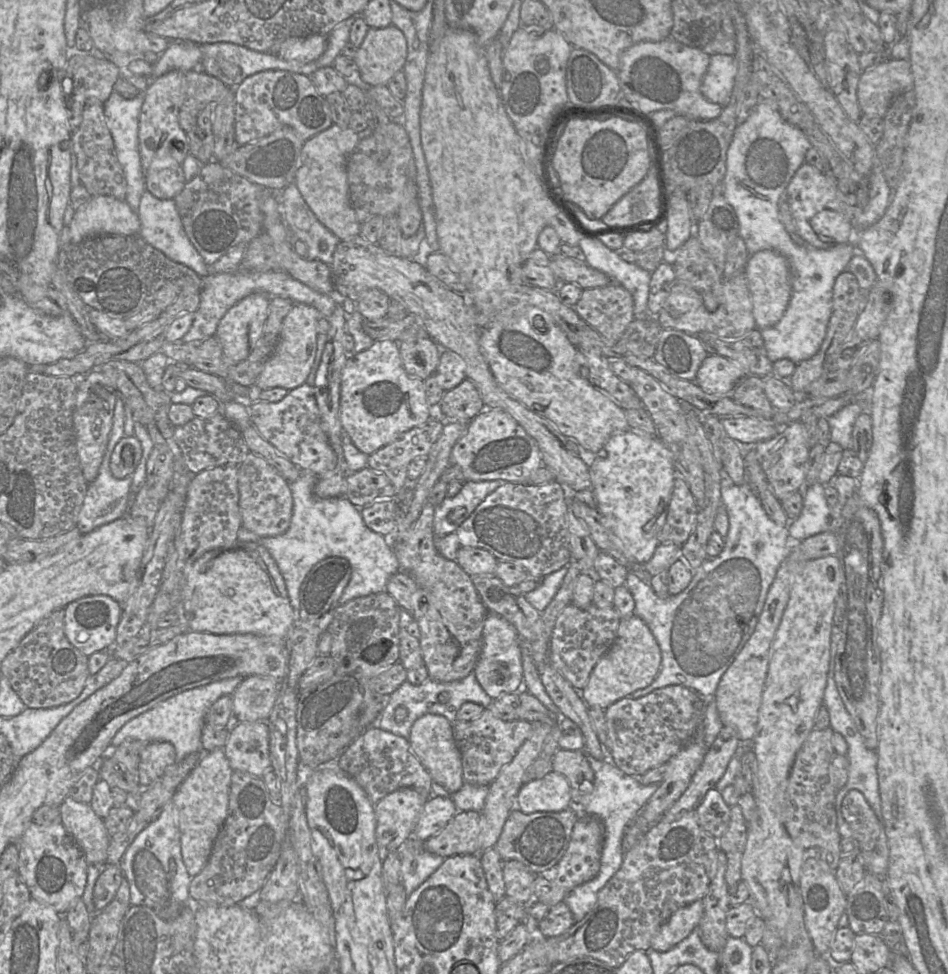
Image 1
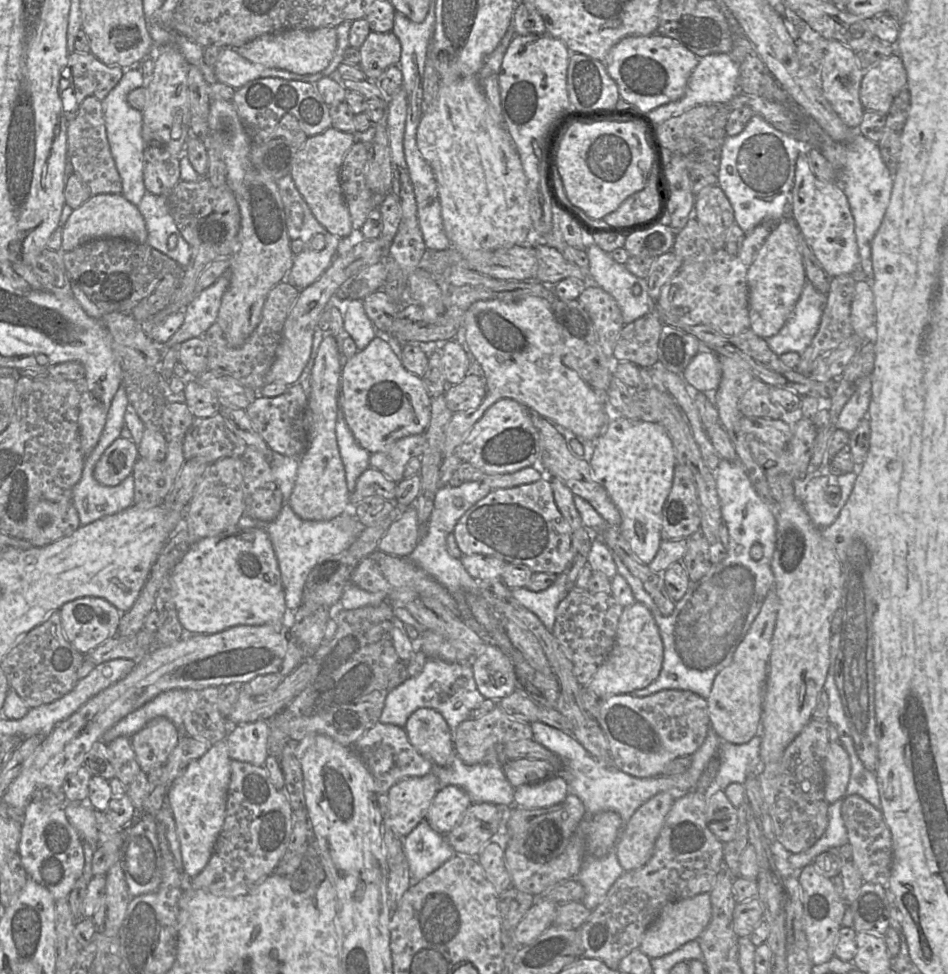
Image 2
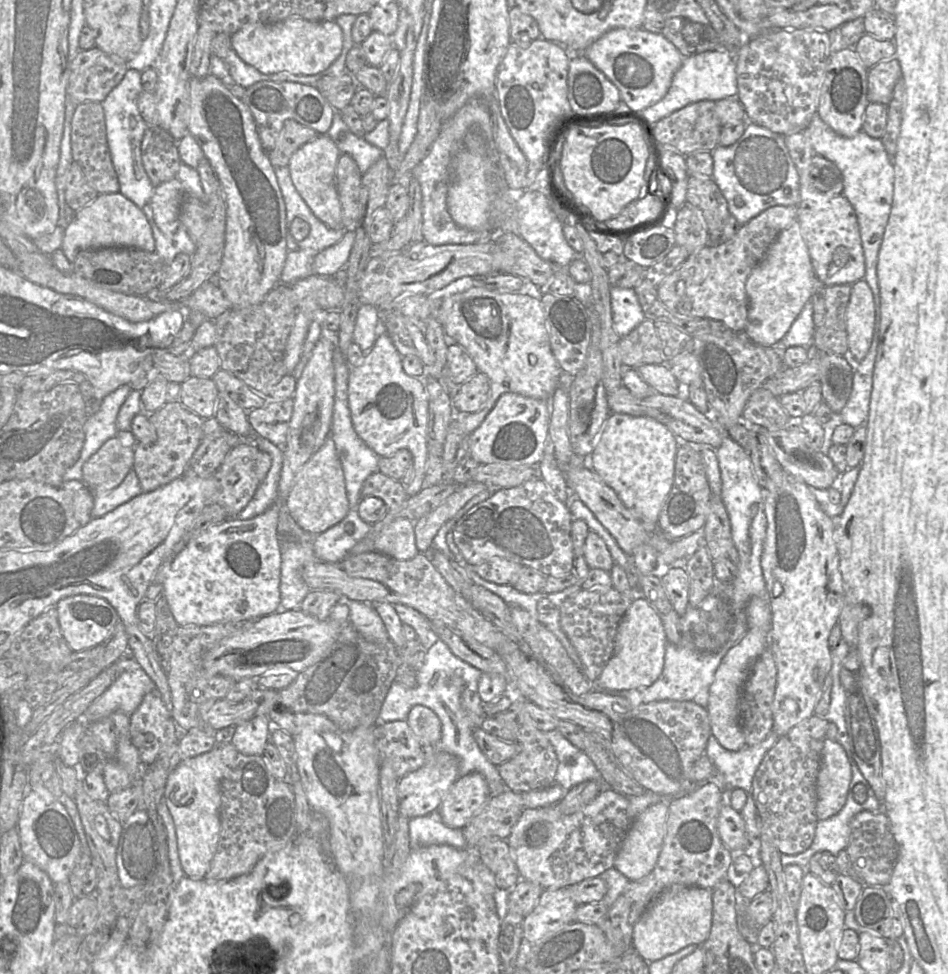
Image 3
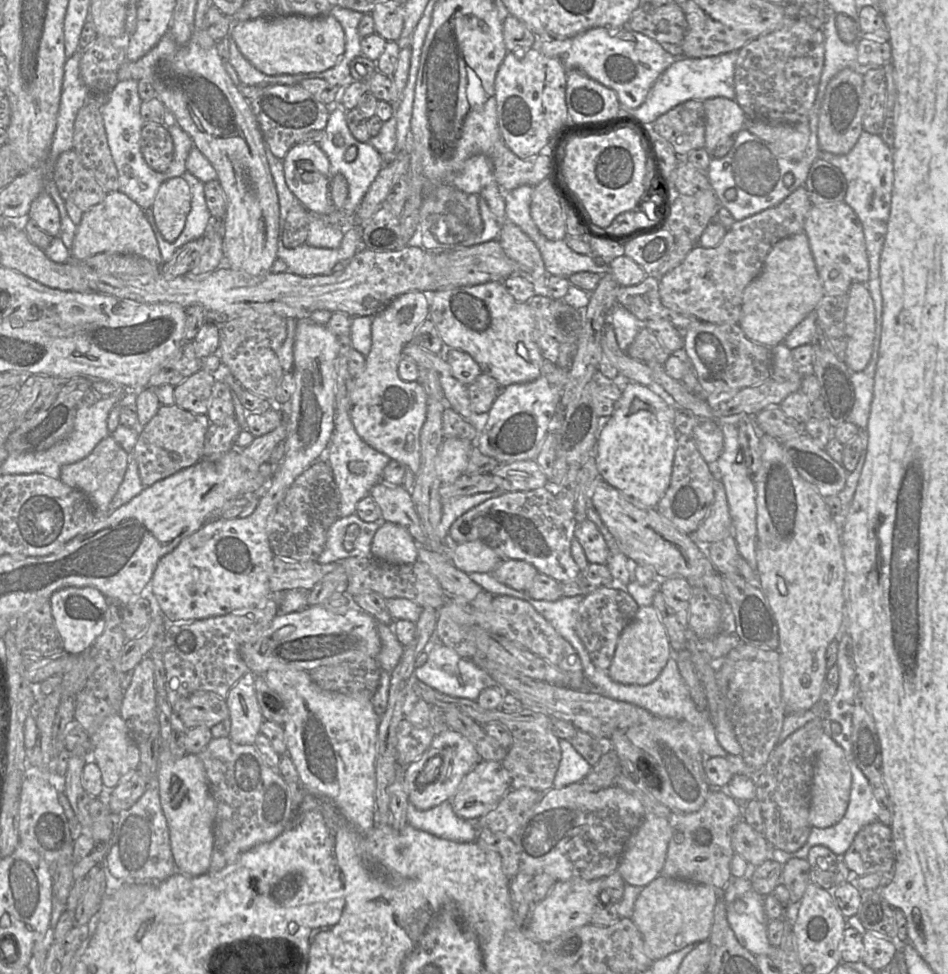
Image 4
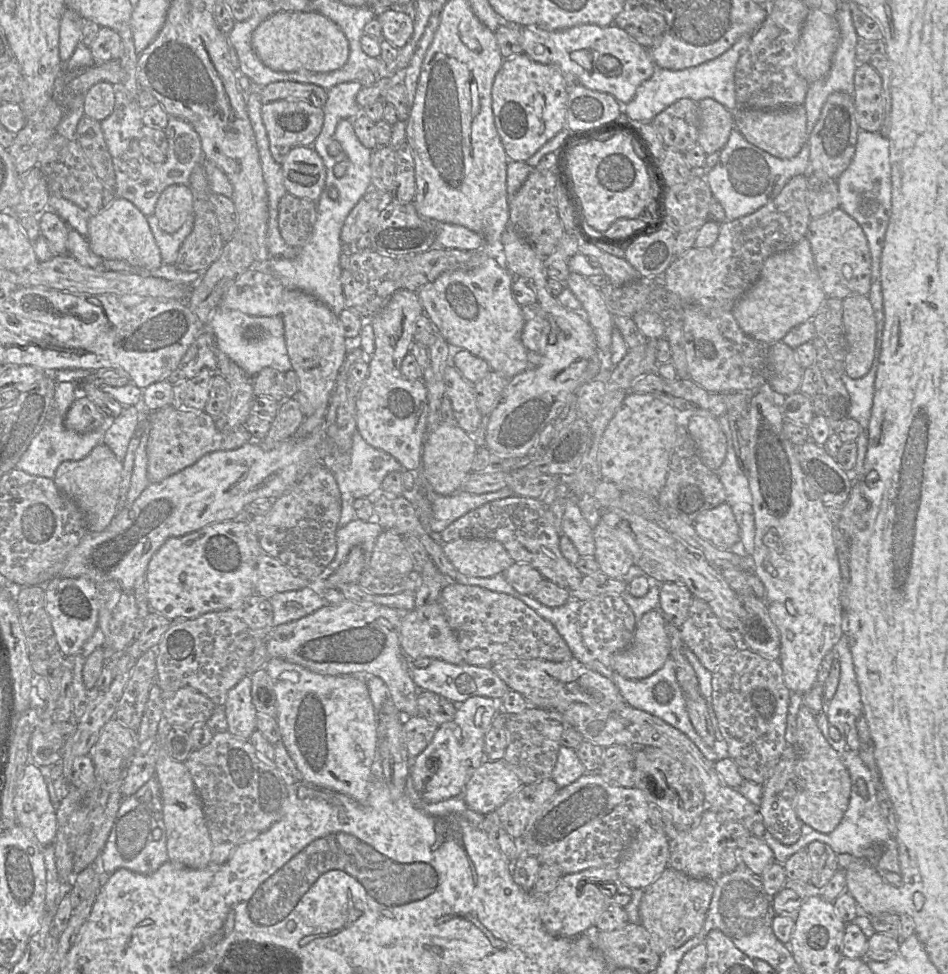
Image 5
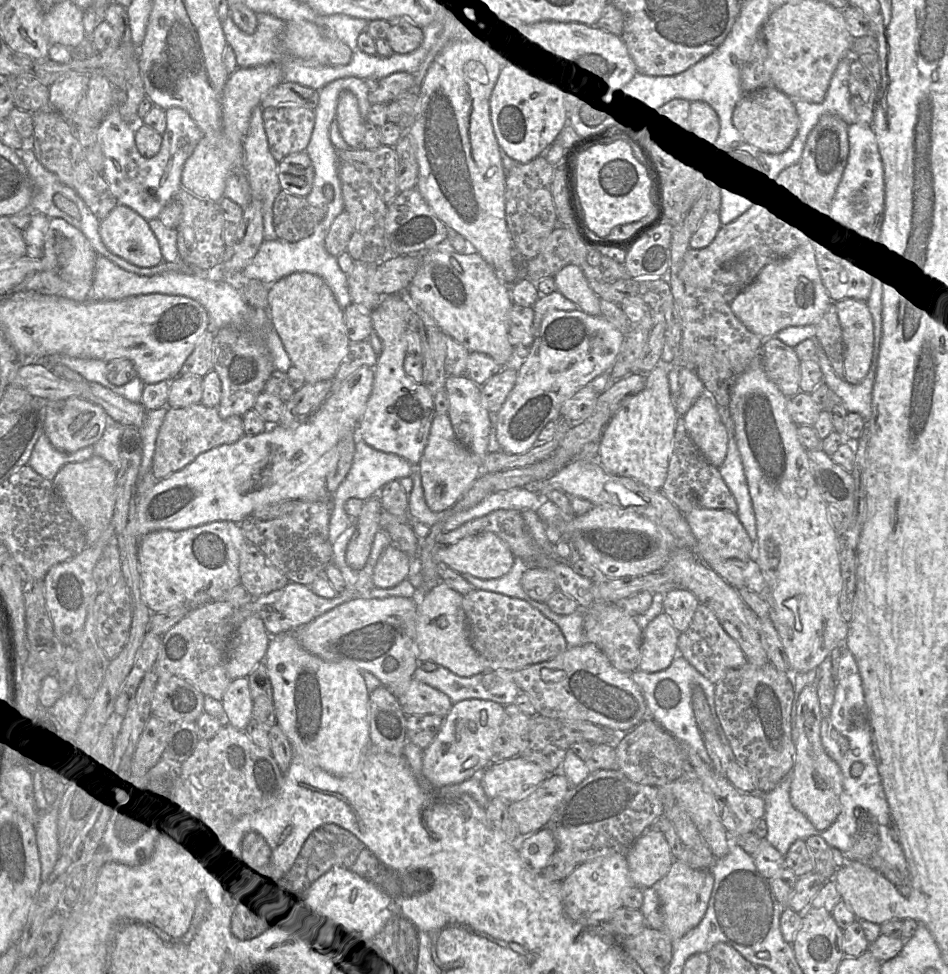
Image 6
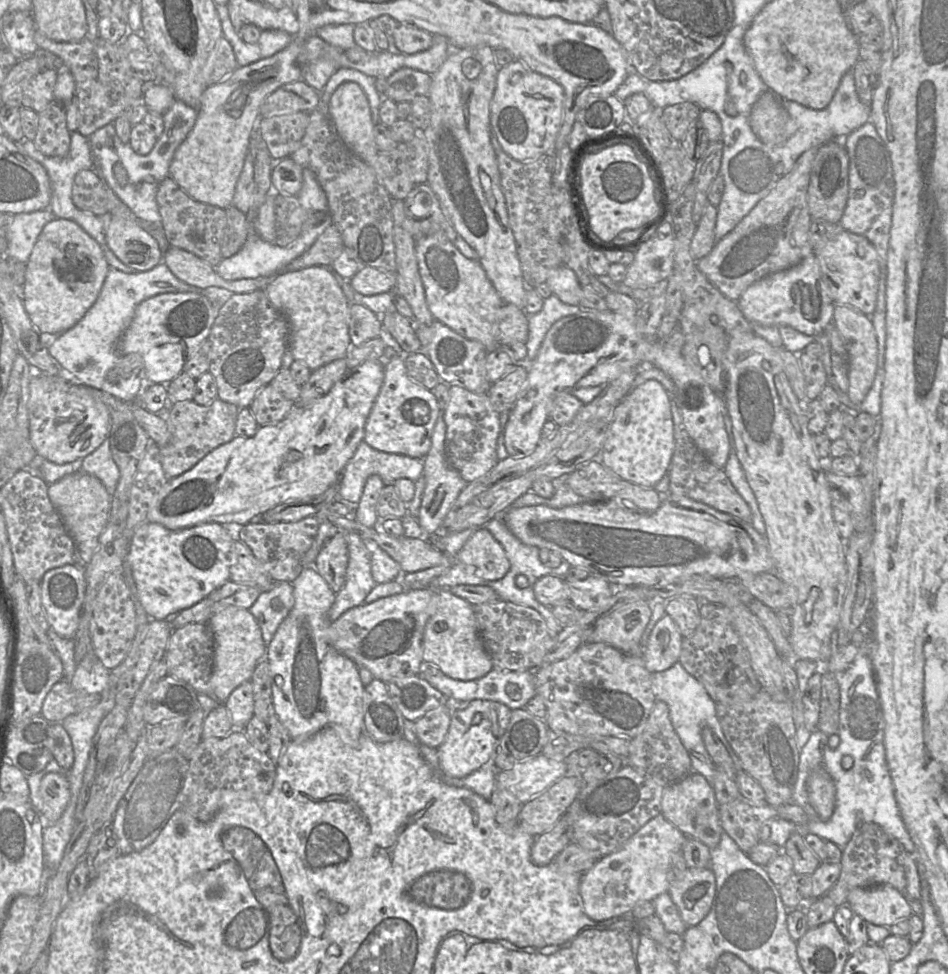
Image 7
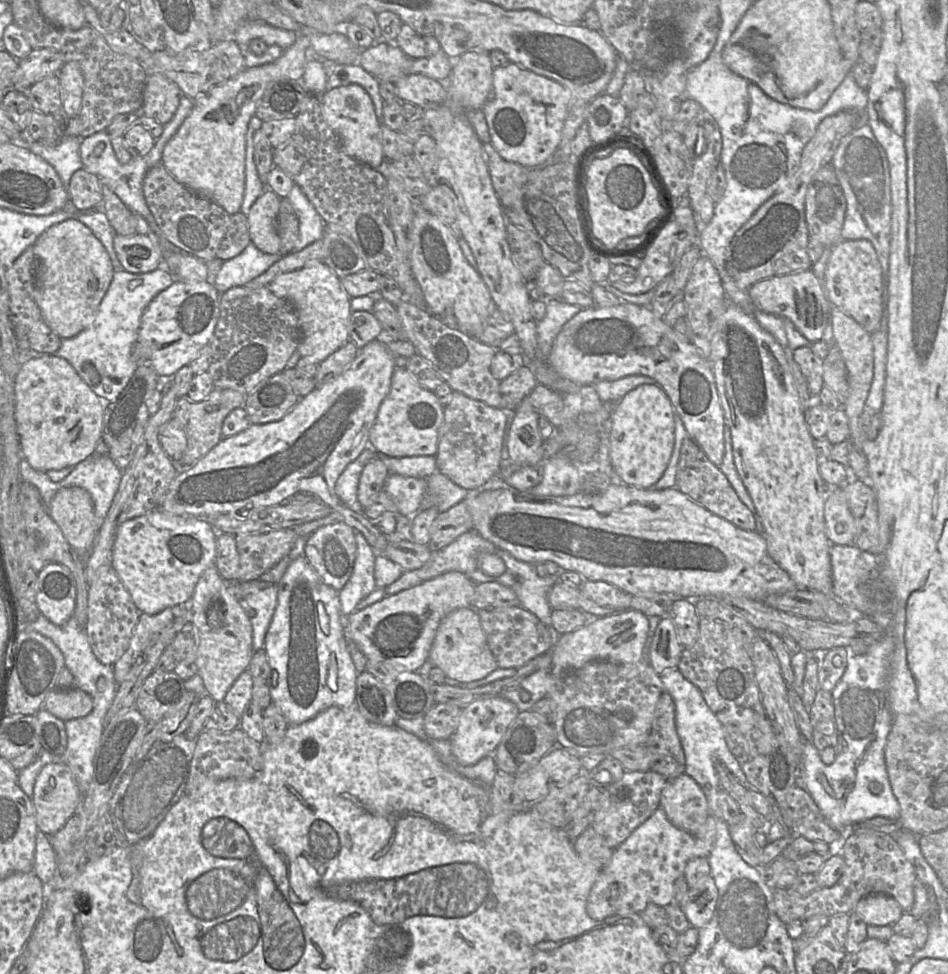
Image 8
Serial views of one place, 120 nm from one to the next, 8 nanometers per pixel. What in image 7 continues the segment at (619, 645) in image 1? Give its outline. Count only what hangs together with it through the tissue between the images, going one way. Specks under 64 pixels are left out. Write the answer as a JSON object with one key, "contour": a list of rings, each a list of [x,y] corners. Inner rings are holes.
{"contour":[[[665,614],[654,626],[646,645],[643,659],[650,673],[669,669],[679,661],[683,637],[675,622]]]}

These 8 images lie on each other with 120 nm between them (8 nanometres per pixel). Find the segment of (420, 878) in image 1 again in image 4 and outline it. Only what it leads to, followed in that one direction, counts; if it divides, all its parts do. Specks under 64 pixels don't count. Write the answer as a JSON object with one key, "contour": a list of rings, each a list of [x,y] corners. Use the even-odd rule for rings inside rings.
{"contour":[[[445,801],[429,810],[419,810],[409,802],[407,821],[415,829],[461,843],[476,841],[480,832],[474,821],[462,819],[455,814],[451,801]]]}

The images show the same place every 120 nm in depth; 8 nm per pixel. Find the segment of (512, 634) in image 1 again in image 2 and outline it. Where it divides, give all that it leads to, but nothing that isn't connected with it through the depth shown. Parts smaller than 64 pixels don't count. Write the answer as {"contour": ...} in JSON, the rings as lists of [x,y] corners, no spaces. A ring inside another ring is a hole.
{"contour":[[[486,643],[485,649],[474,656],[471,664],[477,689],[485,699],[499,702],[517,689],[517,677],[513,664],[497,646]]]}

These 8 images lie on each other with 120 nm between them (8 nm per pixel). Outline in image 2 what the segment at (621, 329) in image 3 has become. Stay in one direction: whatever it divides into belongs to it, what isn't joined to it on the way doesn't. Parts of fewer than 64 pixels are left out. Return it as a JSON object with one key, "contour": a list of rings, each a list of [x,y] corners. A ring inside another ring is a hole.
{"contour":[[[595,243],[585,251],[589,259],[590,281],[614,297],[625,325],[654,311],[647,279],[633,275]]]}

